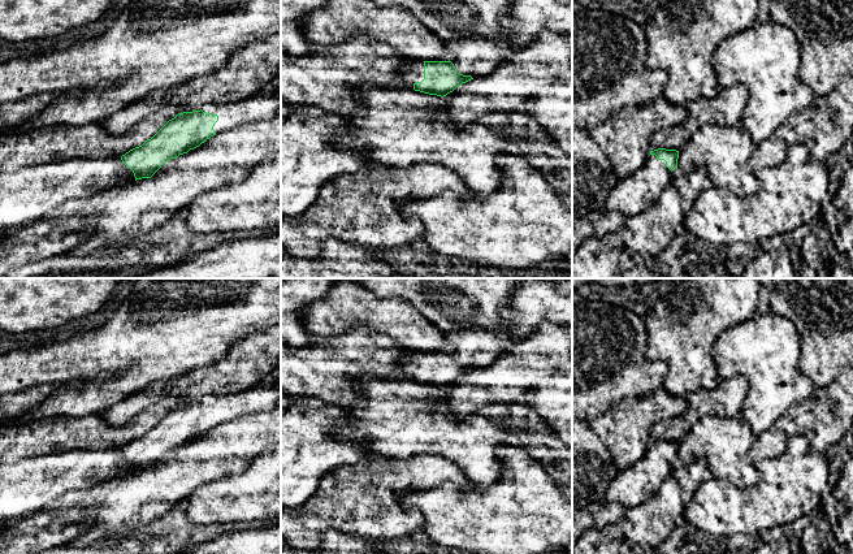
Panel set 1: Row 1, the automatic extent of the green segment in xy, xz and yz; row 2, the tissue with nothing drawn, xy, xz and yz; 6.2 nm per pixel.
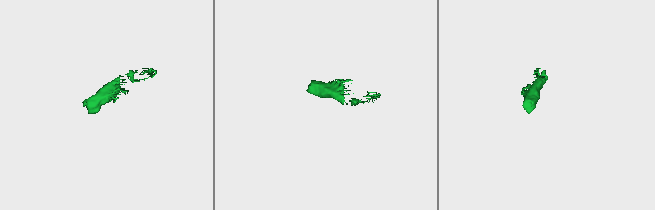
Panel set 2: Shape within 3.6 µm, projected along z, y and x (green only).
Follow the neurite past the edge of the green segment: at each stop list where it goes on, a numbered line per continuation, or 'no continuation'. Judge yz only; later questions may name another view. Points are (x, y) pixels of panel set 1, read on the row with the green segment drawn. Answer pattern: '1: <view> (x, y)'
1: yz (631, 197)

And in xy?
1: xy (262, 107)

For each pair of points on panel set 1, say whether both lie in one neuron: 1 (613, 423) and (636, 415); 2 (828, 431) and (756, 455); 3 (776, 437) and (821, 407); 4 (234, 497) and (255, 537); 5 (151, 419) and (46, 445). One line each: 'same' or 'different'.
1: same
2: same
3: same
4: different
5: same

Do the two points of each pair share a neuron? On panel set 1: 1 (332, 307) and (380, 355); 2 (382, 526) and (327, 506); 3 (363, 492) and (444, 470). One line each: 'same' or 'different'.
1: different
2: same
3: same

